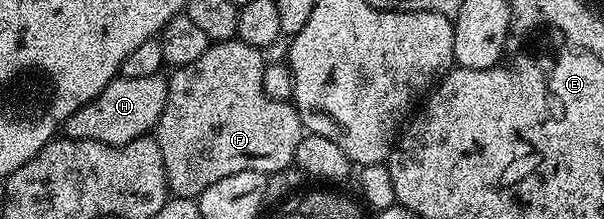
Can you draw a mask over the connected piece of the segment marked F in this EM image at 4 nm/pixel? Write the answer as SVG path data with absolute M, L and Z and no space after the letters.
M239 39L224 43L212 43L190 65L177 67L167 76L166 105L160 120L156 122L154 138L162 149L162 165L166 169L169 192L182 199L196 199L222 177L234 177L234 173L257 171L265 177L293 166L298 145L305 137L300 115L291 102L283 103L266 97L262 89L262 69L266 62L261 48L251 47Z

